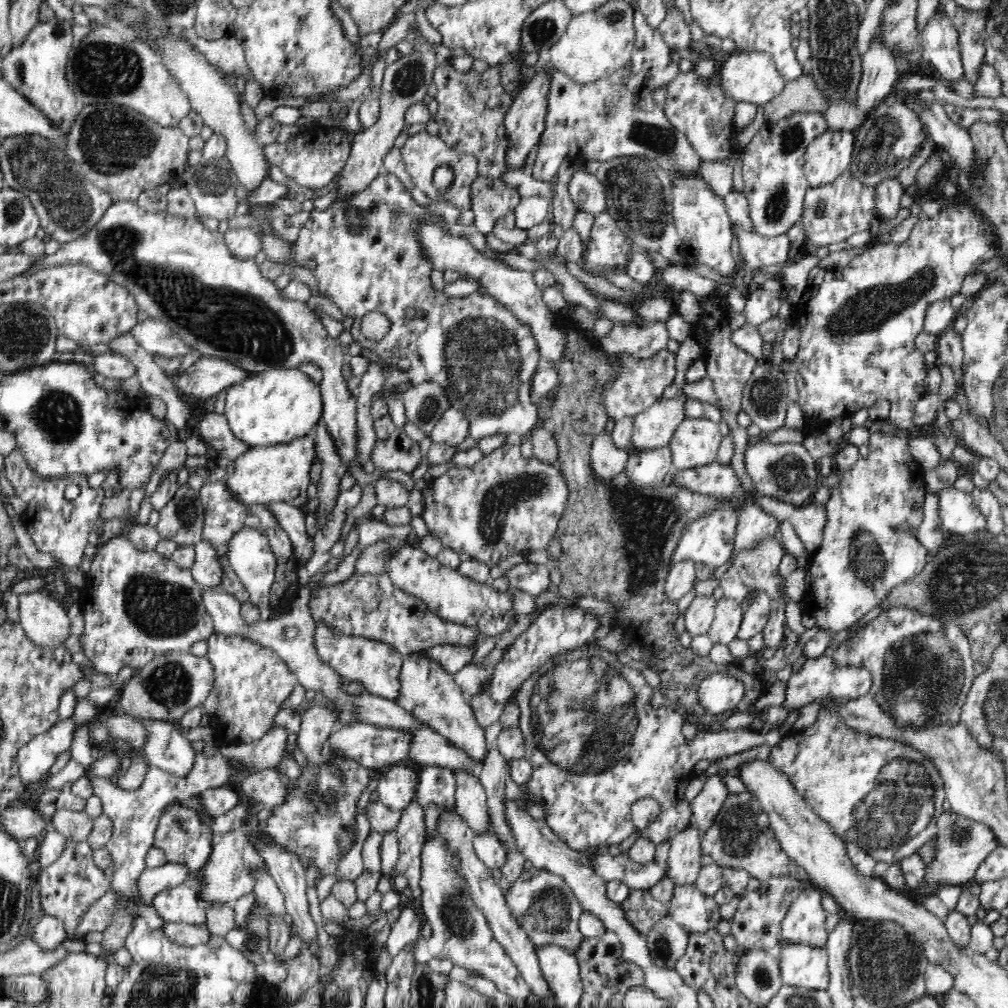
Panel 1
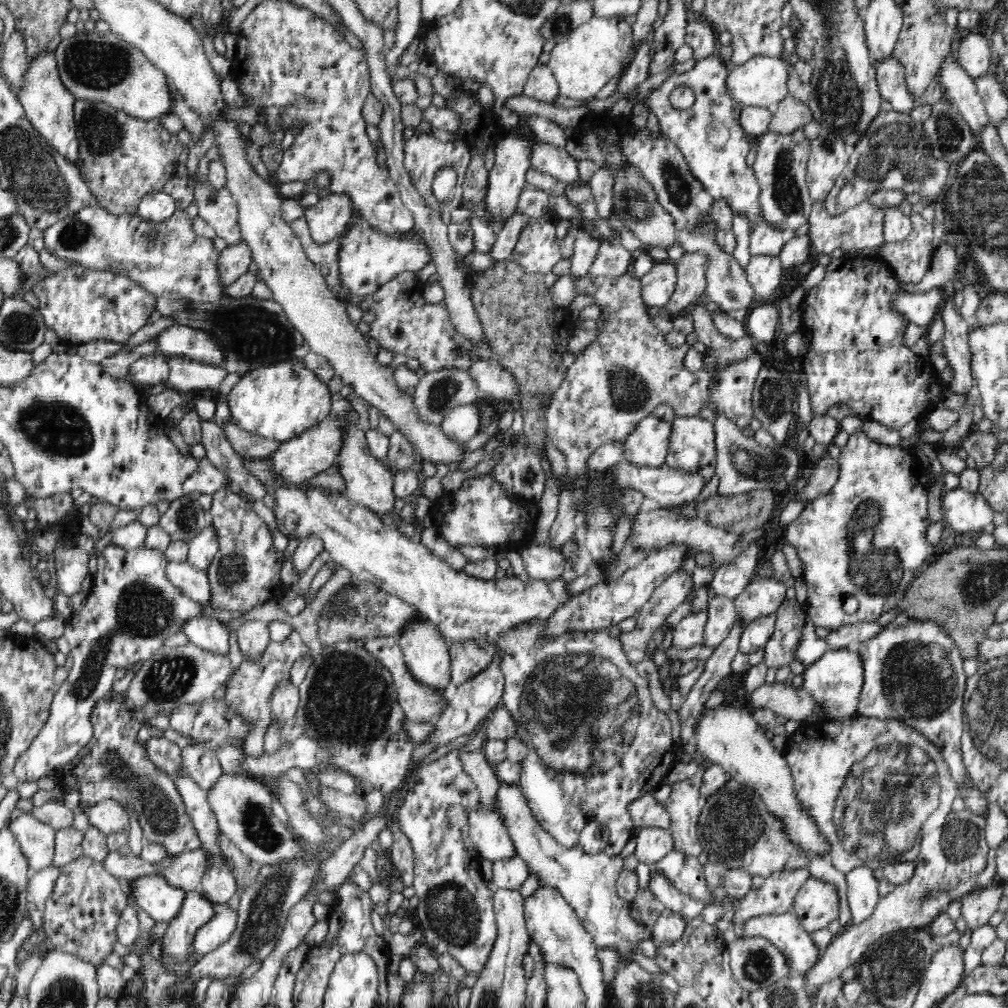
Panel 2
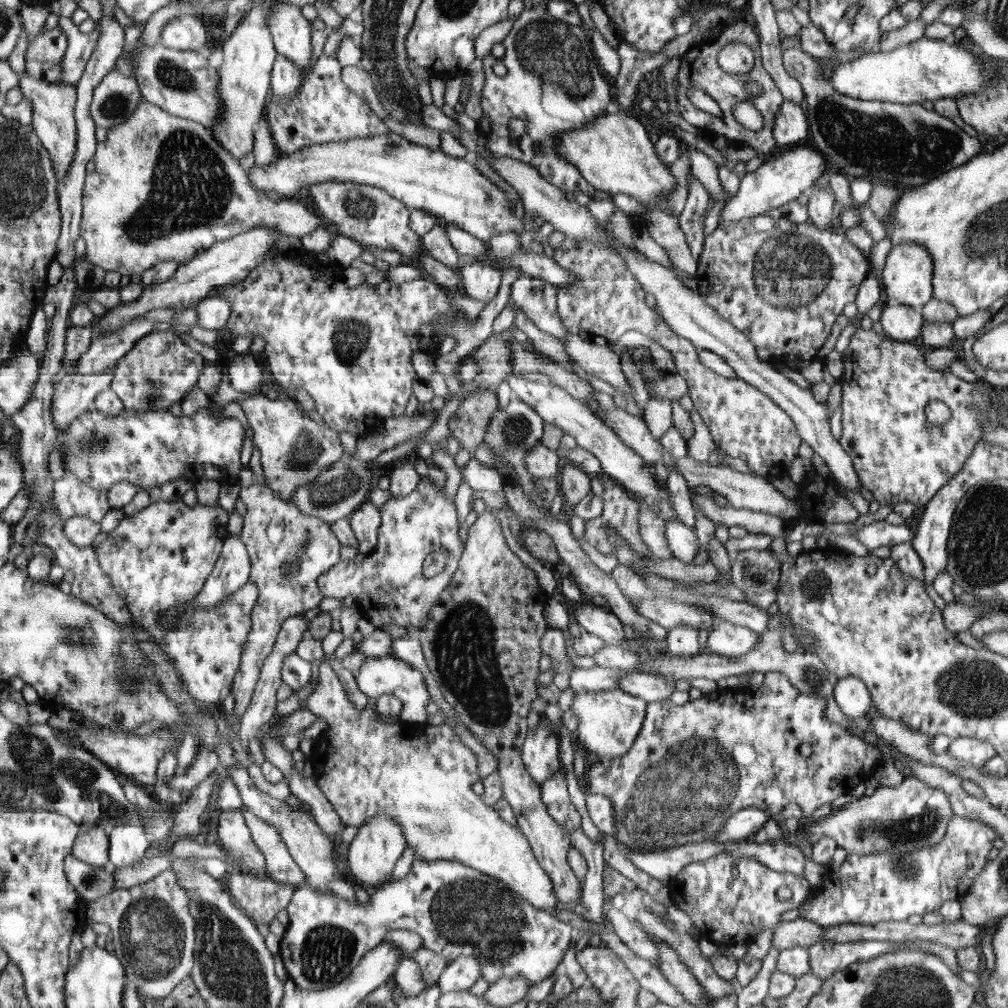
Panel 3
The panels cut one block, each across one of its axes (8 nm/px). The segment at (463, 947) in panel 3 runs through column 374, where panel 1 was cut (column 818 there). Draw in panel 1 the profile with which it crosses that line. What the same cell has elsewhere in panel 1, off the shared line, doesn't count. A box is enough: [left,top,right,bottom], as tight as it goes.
[779,885,827,947]

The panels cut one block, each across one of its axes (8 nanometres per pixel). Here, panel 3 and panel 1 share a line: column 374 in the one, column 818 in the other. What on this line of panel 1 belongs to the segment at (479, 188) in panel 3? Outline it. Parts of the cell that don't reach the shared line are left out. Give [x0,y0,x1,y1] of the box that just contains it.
[802,129,856,187]

